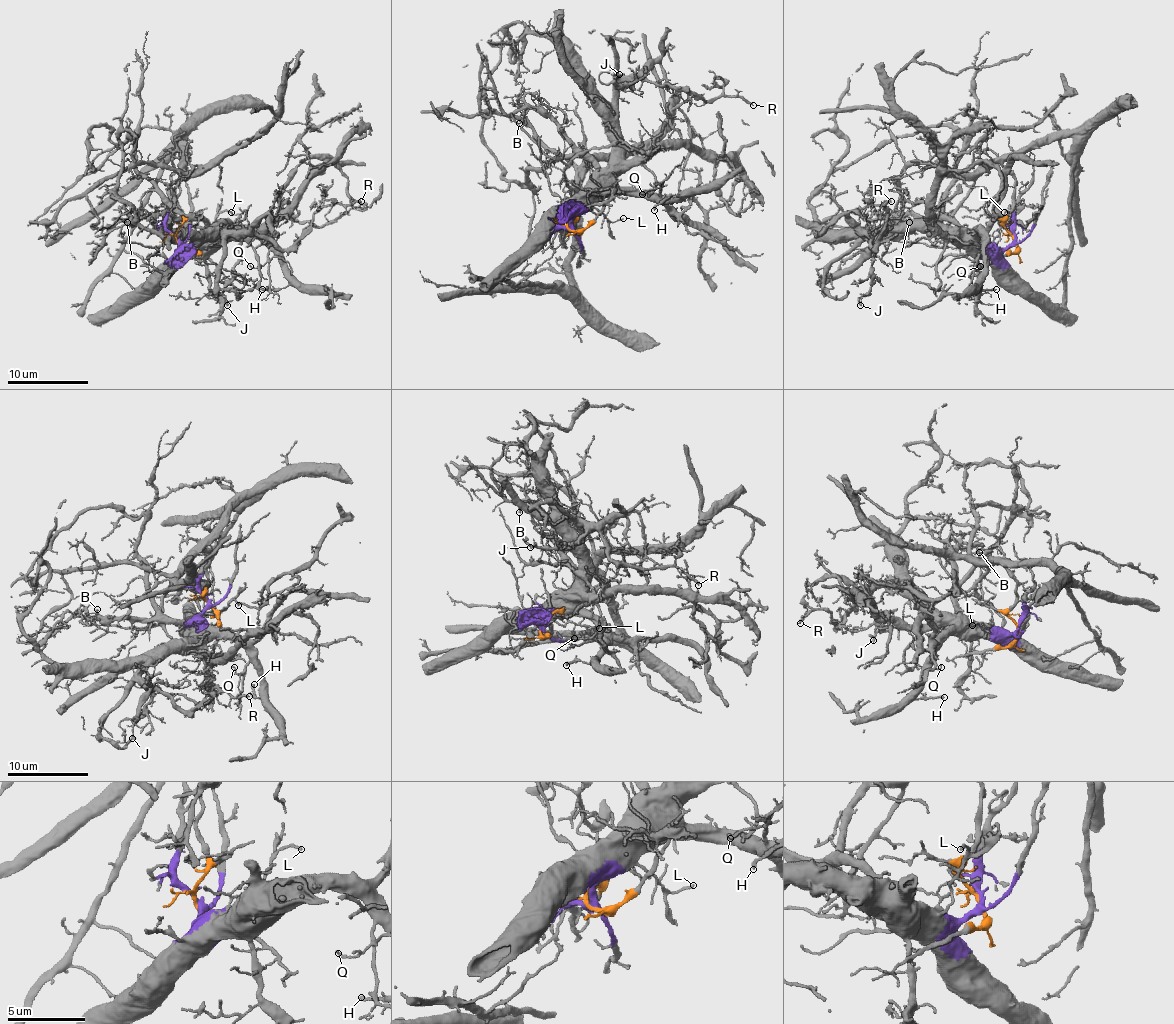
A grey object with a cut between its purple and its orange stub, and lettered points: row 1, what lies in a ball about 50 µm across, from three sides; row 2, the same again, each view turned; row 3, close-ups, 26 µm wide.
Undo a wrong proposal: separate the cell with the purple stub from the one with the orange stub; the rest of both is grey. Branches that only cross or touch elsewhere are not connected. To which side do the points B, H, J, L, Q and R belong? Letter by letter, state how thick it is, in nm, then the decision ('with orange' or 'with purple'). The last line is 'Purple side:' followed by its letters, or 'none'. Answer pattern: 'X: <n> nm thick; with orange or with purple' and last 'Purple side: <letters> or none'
B: 130 nm thick; with purple
H: 200 nm thick; with purple
J: 120 nm thick; with purple
L: 140 nm thick; with purple
Q: 130 nm thick; with purple
R: 200 nm thick; with purple
Purple side: B, H, J, L, Q, R

